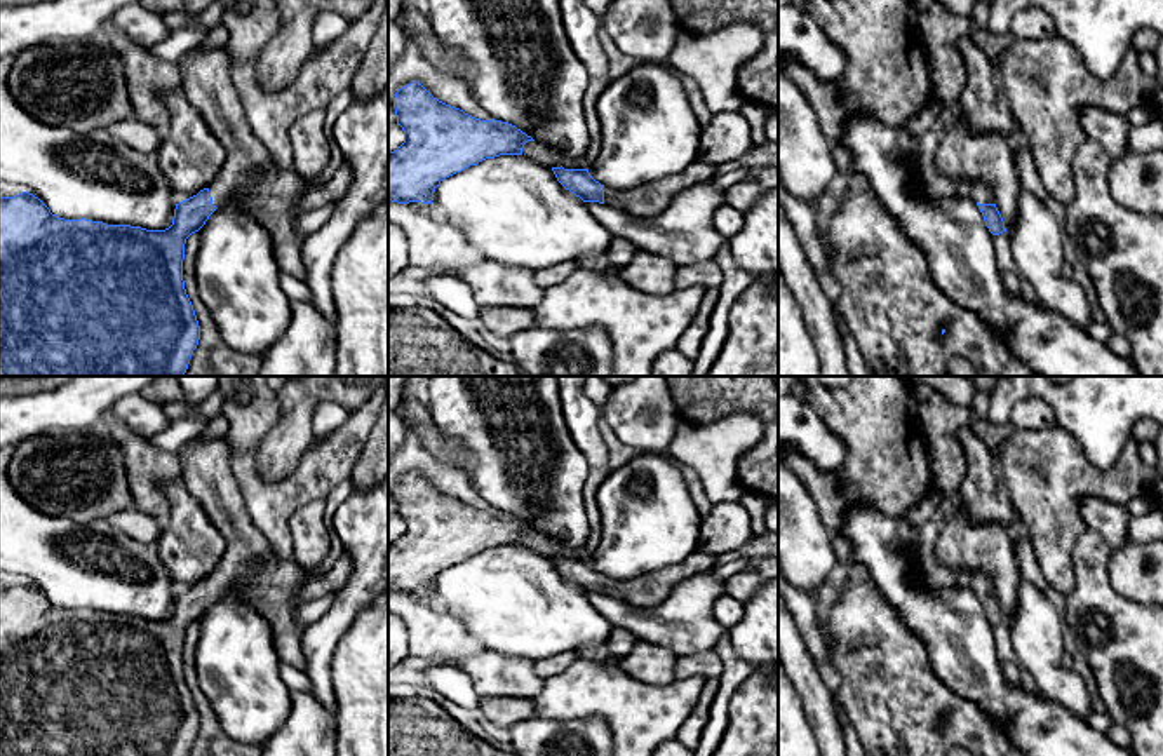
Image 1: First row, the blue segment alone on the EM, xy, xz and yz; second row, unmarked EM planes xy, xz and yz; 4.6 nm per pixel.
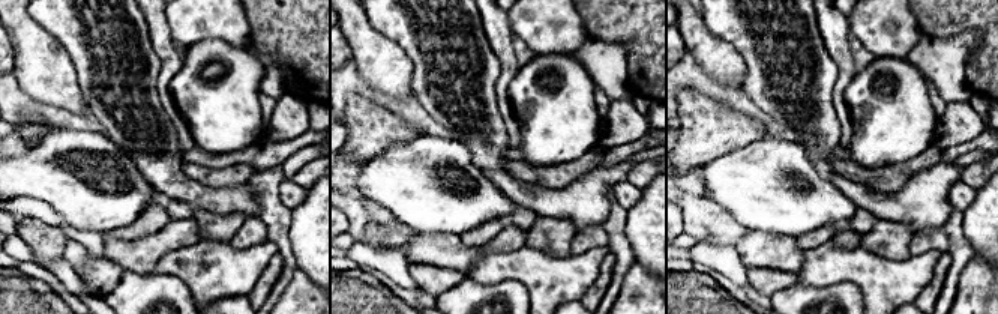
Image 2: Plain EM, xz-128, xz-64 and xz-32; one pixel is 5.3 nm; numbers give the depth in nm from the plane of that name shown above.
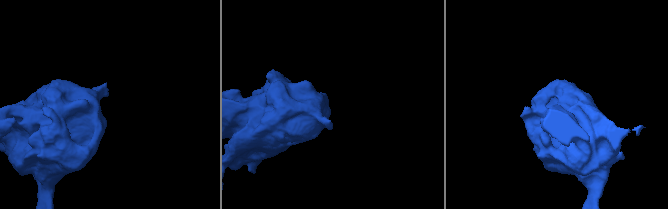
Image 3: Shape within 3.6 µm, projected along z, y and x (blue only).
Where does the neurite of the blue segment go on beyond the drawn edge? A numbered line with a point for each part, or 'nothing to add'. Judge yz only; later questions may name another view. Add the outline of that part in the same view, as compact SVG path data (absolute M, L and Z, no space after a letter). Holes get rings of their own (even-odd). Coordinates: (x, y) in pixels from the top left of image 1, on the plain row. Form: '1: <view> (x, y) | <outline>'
1: yz (981, 582) | M984 571L973 573L970 585L978 594L996 594L991 577L987 573L984 573Z

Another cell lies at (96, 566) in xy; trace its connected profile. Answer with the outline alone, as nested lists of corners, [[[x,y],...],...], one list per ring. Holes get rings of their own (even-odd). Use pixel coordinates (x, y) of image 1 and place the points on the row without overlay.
[[[0,469],[0,571],[33,584],[52,604],[64,610],[85,608],[106,615],[165,620],[172,615],[176,599],[155,545],[127,537],[110,519],[80,526],[68,517],[35,509],[14,489],[5,469]]]

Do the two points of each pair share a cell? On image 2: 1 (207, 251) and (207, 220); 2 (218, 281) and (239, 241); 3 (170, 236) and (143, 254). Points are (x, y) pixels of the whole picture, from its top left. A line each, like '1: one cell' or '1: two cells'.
1: two cells
2: two cells
3: one cell

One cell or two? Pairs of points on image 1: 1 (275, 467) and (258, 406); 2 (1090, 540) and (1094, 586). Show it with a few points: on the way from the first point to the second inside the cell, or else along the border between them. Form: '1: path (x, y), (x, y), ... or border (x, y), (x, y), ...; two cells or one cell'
1: border (277, 394), (279, 422), (255, 448); two cells
2: path (1090, 551), (1090, 560), (1095, 565), (1094, 575); one cell

